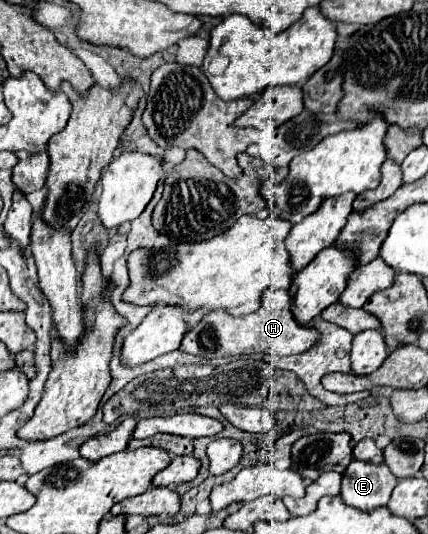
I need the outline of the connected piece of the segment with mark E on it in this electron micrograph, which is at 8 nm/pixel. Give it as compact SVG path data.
M353 460L343 472L341 498L345 500L345 504L361 512L371 512L375 508L387 506L395 484L397 478L383 462L369 464Z

